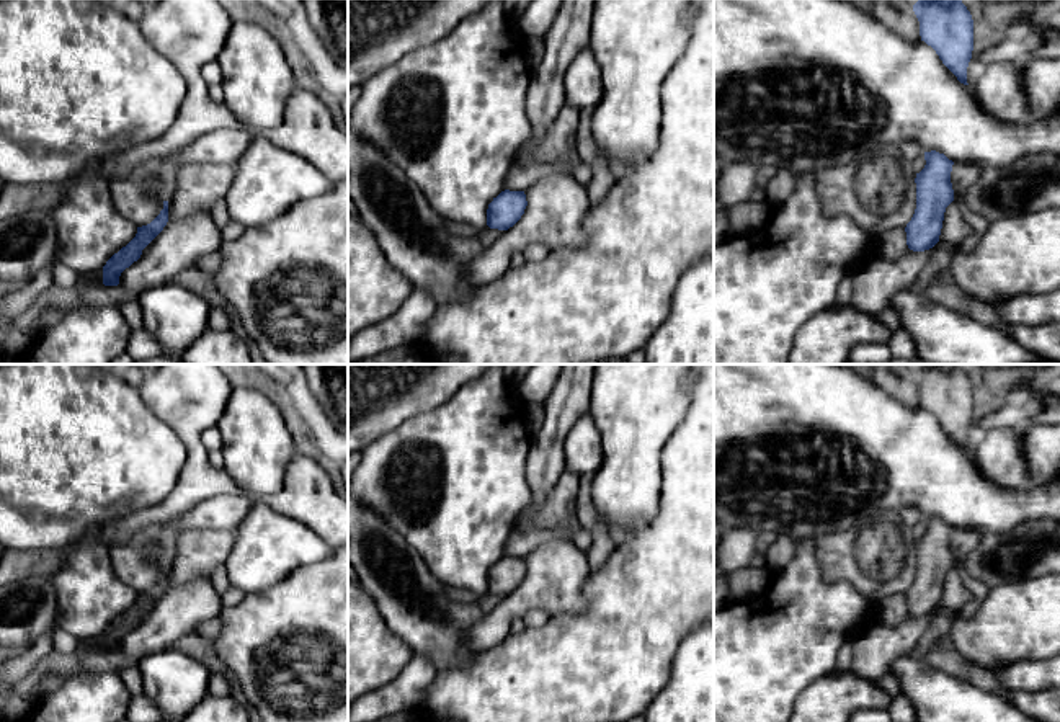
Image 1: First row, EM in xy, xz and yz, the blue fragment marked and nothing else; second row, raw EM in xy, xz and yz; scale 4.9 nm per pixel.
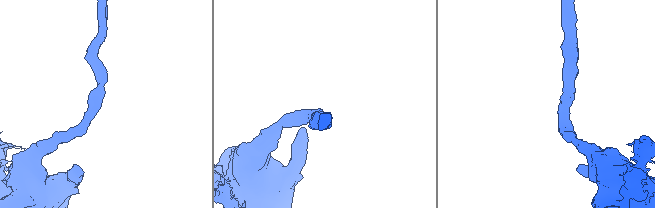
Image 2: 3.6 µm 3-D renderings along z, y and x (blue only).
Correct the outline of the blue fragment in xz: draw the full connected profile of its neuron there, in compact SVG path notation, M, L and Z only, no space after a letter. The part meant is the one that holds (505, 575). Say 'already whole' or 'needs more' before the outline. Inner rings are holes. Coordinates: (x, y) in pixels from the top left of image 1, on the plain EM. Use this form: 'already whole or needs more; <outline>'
already whole; M501 557L487 575L487 591L490 595L508 596L513 593L528 572L524 557Z

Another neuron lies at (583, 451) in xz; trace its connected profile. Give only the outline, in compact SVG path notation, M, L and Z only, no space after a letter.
M586 410L575 420L565 438L565 469L575 475L595 475L601 462L601 433L591 410Z

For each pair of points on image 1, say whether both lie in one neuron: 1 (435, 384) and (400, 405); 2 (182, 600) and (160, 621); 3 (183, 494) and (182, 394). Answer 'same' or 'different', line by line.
1: same
2: same
3: same

